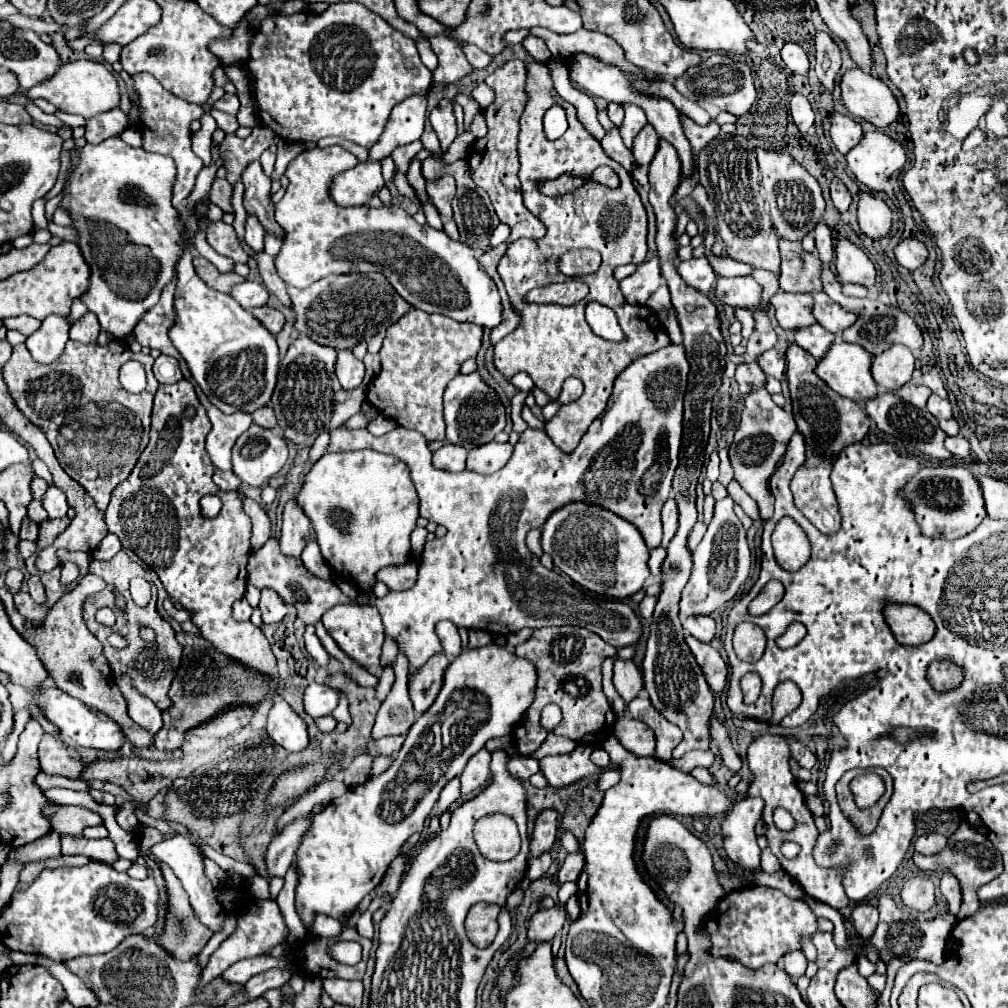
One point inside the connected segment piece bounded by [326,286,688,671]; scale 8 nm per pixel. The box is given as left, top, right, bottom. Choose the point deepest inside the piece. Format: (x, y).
(481, 575)

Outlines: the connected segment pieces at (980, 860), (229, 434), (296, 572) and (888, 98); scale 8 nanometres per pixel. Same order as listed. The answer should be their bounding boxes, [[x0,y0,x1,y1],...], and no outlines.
[[914,821,1002,919],[196,387,252,471],[248,537,350,625],[842,69,898,129]]

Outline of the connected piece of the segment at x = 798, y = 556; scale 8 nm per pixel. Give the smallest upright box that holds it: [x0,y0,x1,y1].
[772,517,810,571]

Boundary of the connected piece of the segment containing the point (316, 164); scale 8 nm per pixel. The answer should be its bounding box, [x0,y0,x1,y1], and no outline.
[274,147,500,329]

